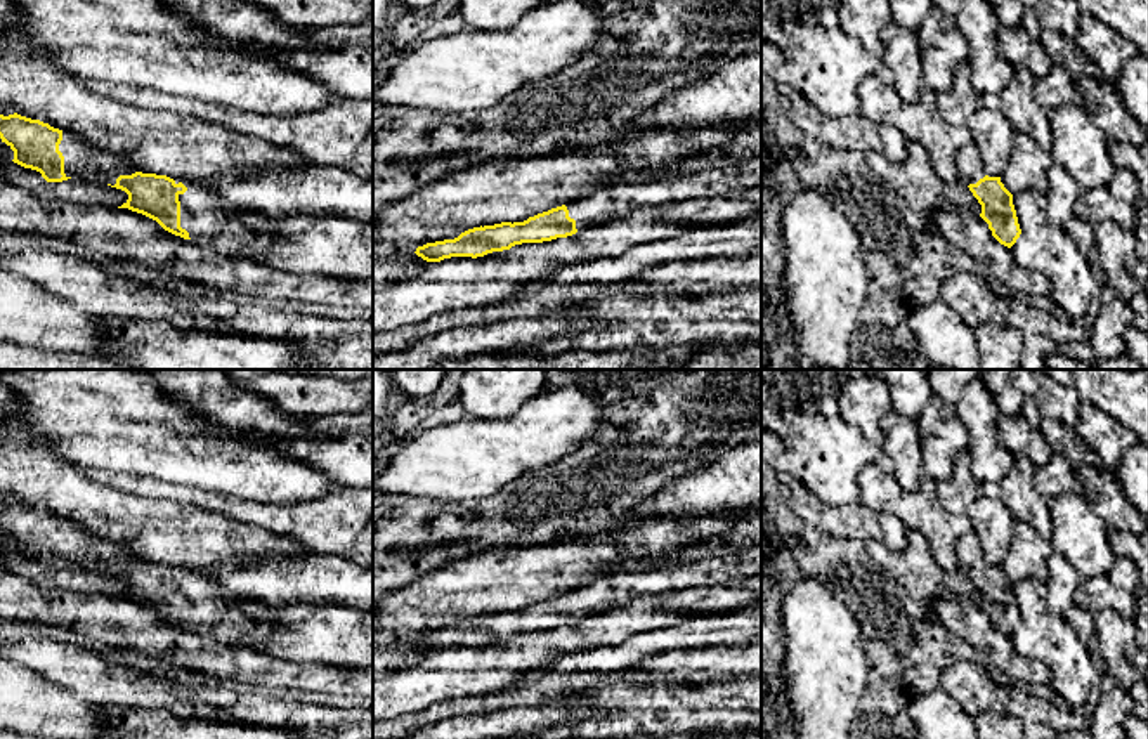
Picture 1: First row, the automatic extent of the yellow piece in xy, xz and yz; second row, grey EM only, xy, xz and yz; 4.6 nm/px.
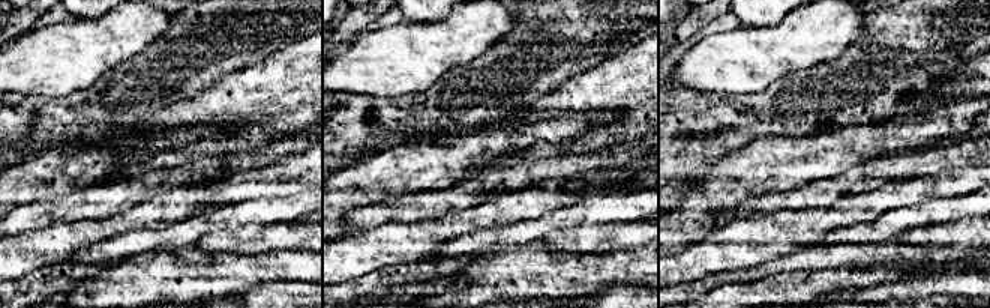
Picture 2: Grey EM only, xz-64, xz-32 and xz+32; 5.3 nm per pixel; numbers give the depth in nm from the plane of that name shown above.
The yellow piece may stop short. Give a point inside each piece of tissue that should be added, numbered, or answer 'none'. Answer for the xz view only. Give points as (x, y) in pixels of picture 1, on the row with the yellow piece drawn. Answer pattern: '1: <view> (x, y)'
1: xz (616, 202)

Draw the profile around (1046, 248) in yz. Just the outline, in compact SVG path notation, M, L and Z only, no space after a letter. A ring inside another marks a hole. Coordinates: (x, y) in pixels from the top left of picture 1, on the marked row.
M1037 191L1013 194L1020 238L1011 253L1020 267L1040 272L1051 284L1051 297L1073 323L1082 321L1093 298L1087 260L1063 227L1047 219L1047 196Z

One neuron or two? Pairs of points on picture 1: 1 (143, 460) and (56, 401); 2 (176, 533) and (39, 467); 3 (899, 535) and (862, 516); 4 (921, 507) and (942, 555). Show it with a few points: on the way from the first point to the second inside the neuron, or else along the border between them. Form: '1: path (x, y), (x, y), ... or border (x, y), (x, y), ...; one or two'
1: path (122, 439), (115, 439), (77, 403); one
2: path (141, 524), (101, 512), (73, 497); one
3: path (890, 531), (871, 524); one
4: path (932, 519), (942, 529), (942, 543); one

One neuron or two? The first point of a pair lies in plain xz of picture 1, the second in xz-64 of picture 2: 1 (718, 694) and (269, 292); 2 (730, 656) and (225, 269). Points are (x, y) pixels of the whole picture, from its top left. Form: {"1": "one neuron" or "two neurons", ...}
{"1": "two neurons", "2": "two neurons"}

